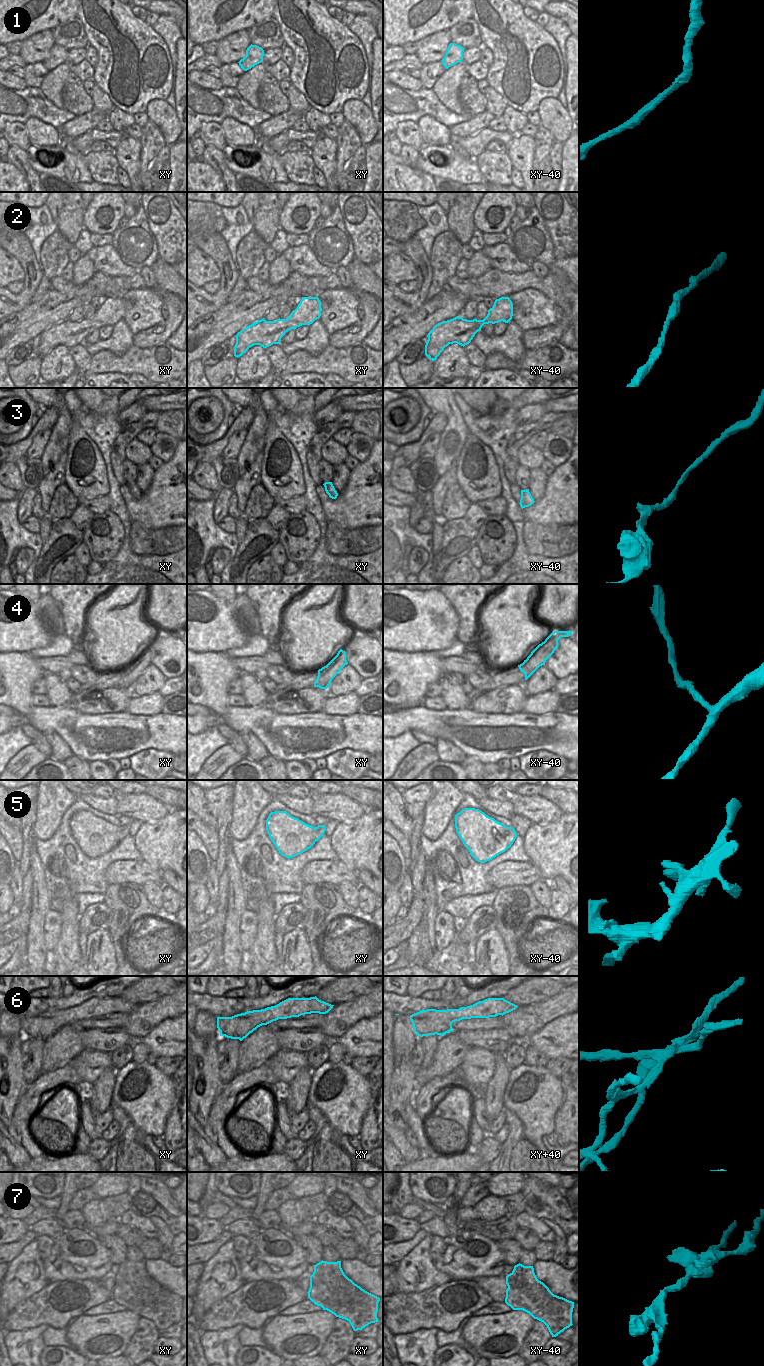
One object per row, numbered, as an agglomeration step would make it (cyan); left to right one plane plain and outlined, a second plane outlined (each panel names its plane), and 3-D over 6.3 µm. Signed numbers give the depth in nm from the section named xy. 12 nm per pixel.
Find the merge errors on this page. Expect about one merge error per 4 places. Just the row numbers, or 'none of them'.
6, 7

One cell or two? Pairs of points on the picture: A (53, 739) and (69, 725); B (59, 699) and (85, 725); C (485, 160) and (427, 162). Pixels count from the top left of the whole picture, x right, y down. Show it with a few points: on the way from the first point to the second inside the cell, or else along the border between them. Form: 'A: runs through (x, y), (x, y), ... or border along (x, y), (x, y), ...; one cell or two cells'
A: border along (43, 732), (53, 730), (67, 744), (72, 753); two cells
B: border along (50, 705), (71, 706); two cells
C: border along (474, 159), (485, 181); two cells

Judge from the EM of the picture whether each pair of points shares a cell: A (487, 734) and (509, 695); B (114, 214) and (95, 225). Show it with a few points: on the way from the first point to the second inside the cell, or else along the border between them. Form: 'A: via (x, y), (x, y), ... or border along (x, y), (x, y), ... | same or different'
A: border along (522, 710), (516, 713), (476, 712) | different
B: via (109, 214), (100, 221) | same

